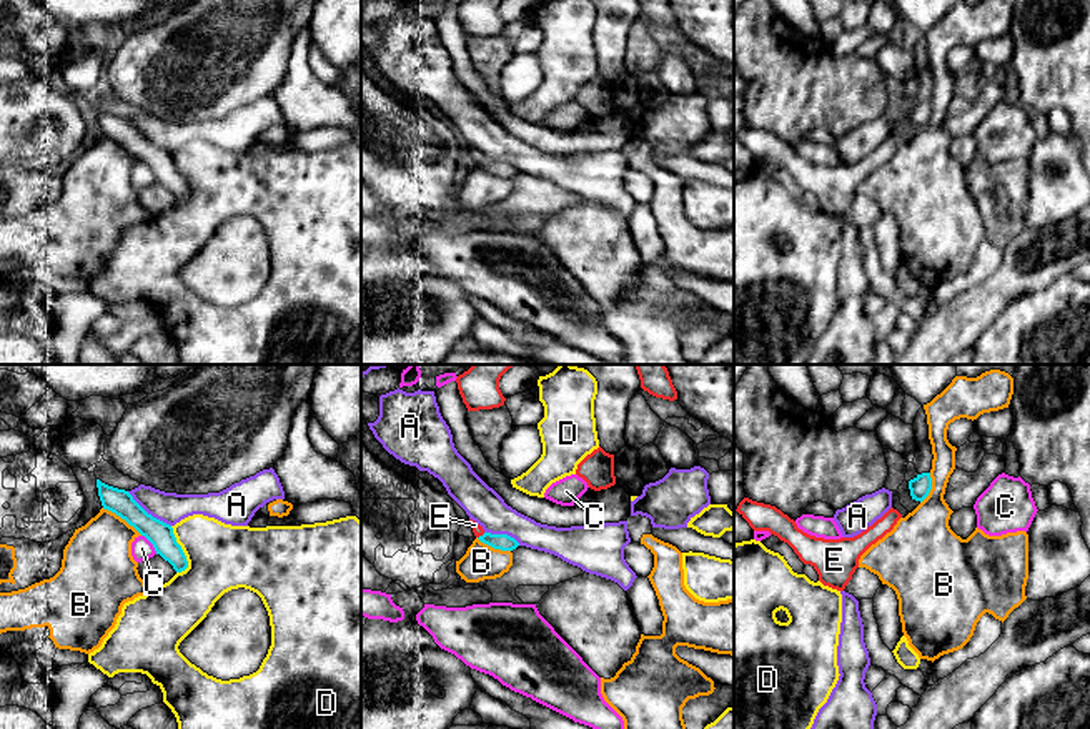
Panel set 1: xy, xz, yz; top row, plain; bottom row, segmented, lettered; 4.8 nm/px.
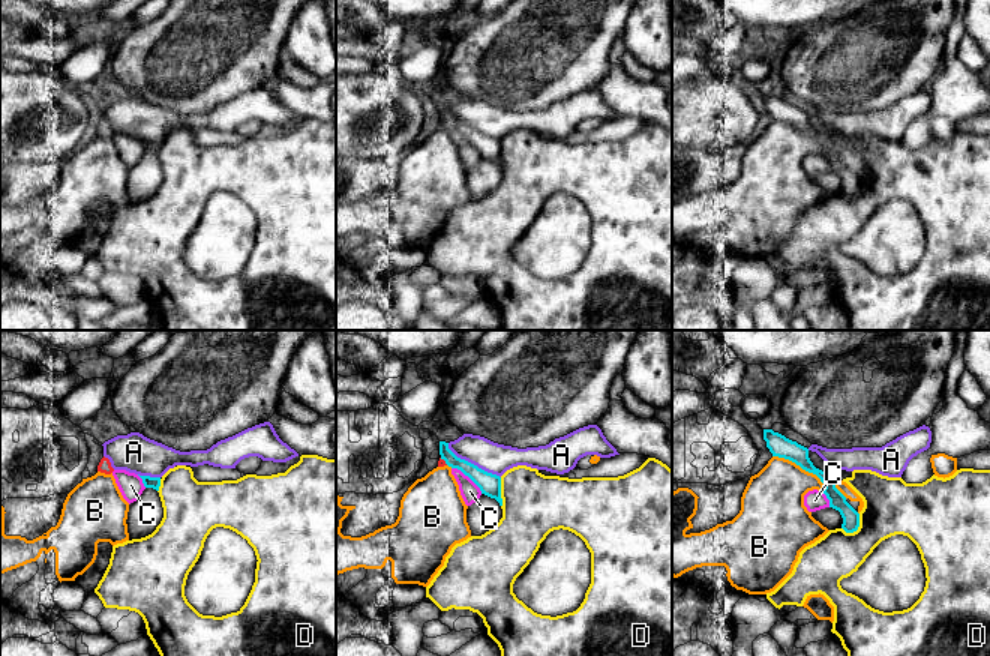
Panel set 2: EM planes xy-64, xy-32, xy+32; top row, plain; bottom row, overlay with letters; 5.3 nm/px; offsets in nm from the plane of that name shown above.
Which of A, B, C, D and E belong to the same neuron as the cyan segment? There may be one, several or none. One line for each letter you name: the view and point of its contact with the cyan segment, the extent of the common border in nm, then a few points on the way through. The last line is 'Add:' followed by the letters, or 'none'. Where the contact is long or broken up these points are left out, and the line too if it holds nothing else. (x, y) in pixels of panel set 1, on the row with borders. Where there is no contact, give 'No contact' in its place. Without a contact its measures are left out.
Add: none

